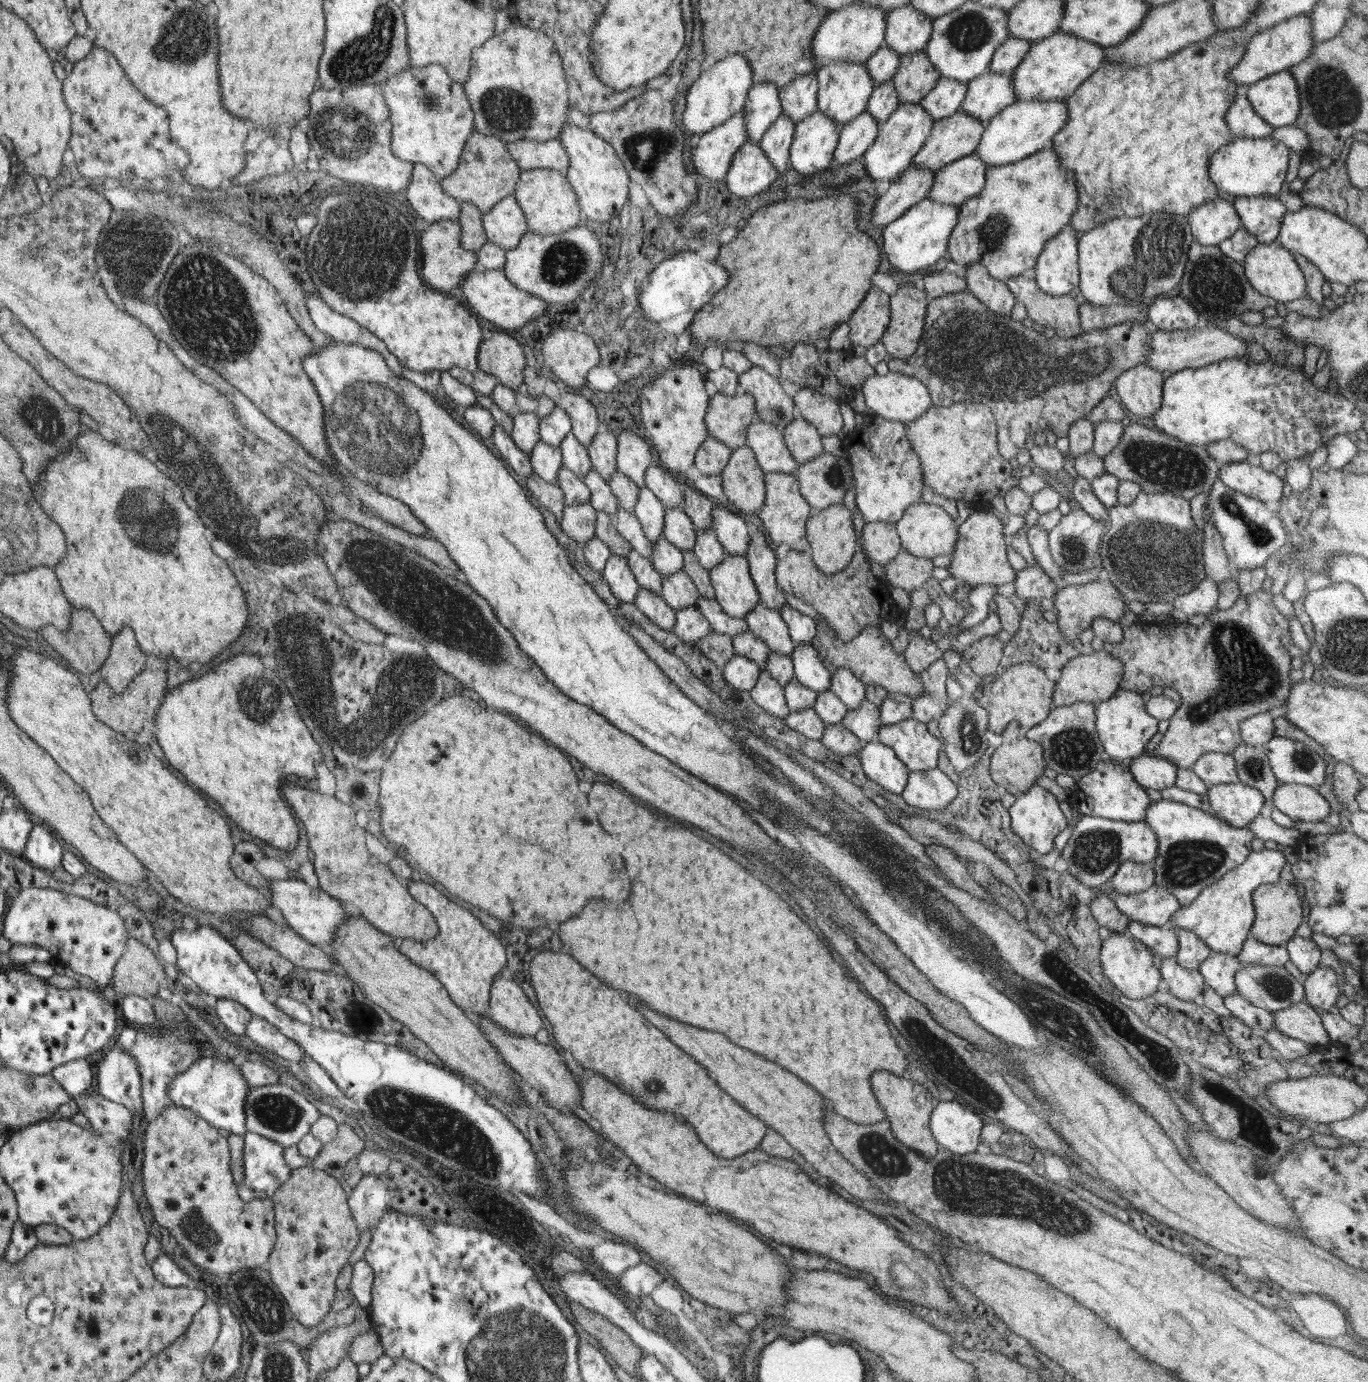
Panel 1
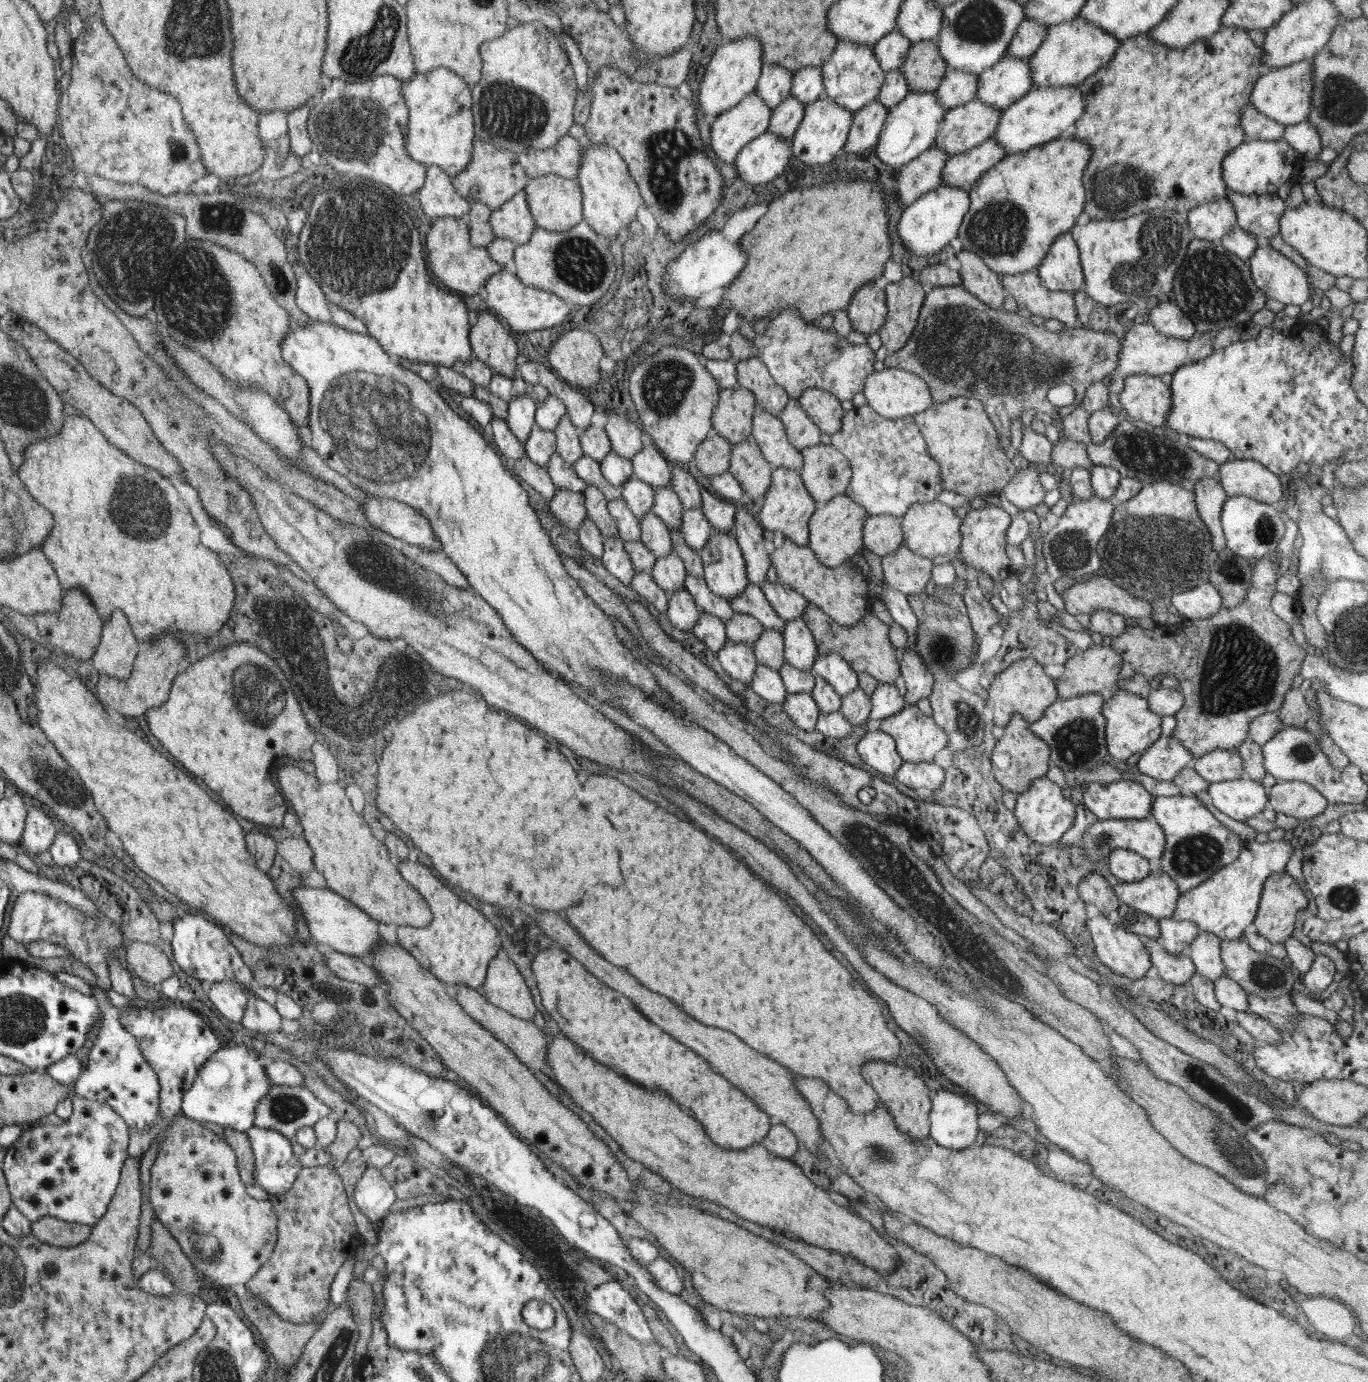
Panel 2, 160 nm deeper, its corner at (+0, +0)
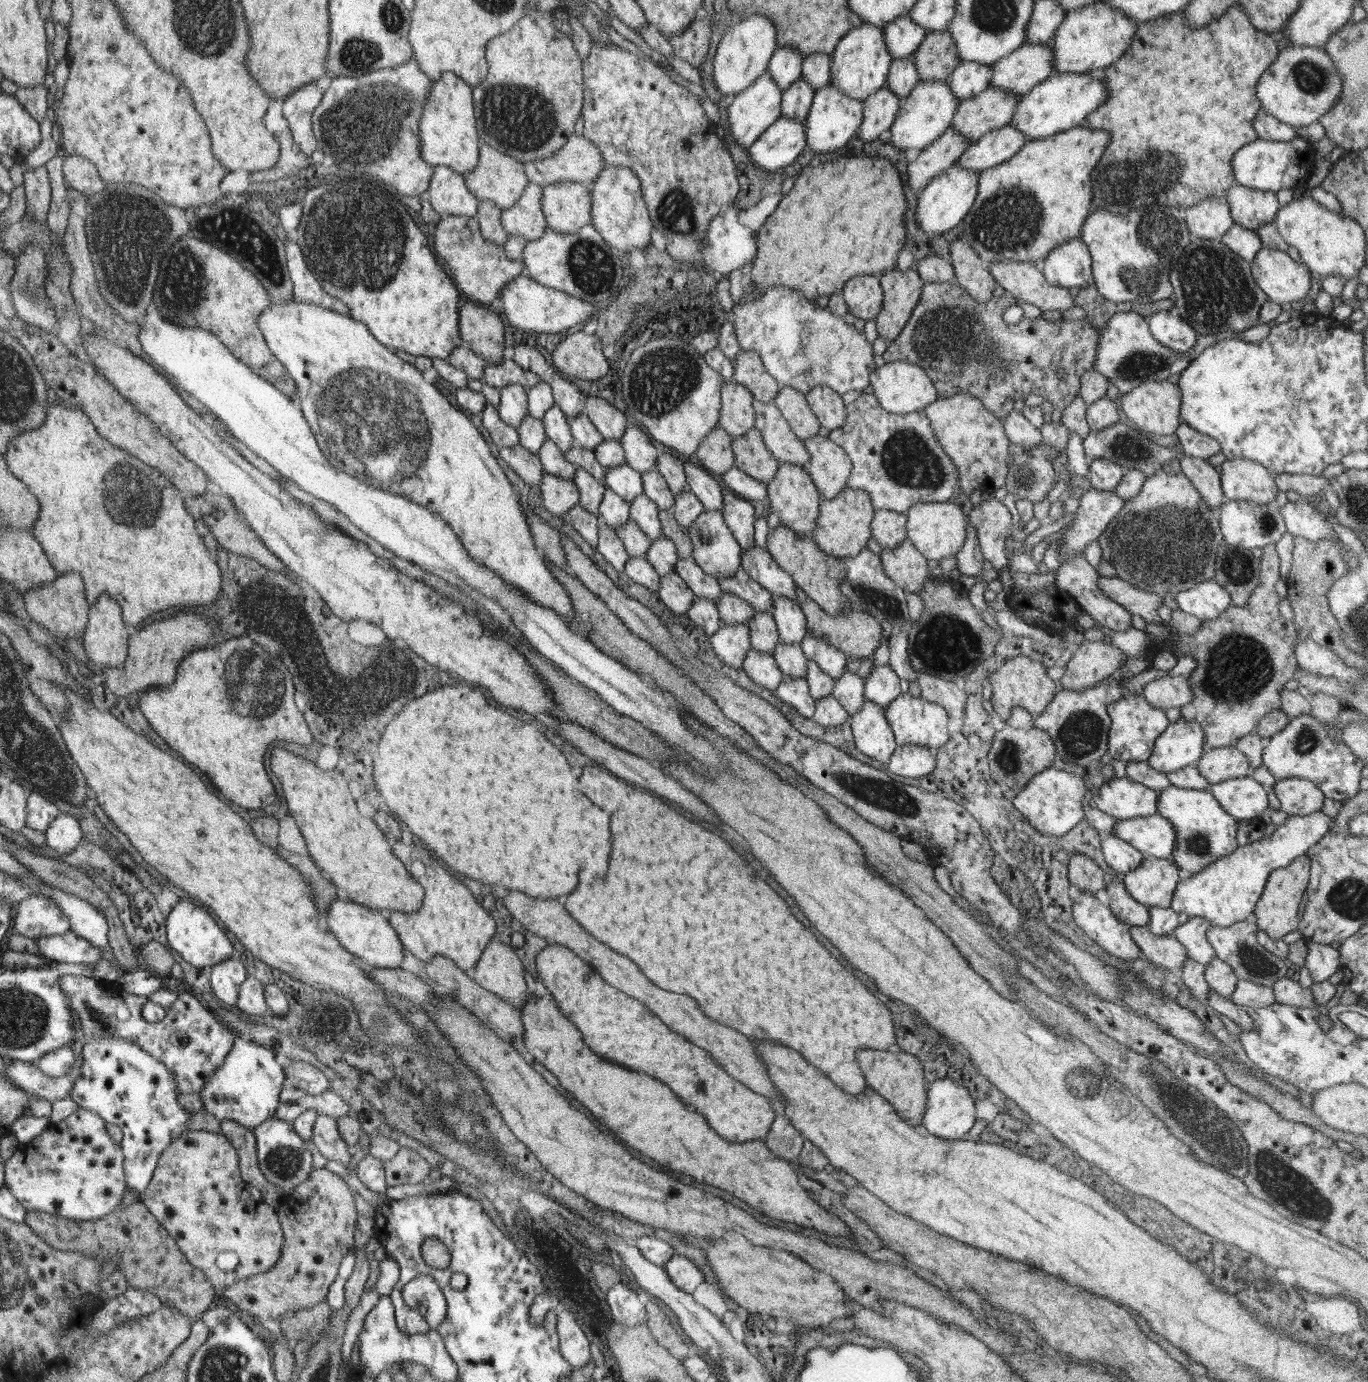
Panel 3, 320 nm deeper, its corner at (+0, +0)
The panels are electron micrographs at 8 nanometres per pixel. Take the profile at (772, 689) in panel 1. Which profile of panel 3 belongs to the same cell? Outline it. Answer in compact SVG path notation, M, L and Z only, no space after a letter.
M751 648L743 661L743 670L757 685L775 692L784 674L776 665L773 654L764 654Z

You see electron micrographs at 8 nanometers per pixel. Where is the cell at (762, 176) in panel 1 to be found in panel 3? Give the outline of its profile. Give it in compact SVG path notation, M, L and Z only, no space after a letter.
M781 116L748 149L760 168L774 172L794 162L806 147L804 123Z

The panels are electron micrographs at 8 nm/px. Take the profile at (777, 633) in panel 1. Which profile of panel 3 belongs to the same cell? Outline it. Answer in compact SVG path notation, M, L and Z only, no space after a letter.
M741 567L734 573L734 576L718 577L717 581L722 591L742 598L744 602L750 603L755 611L773 612L773 596Z

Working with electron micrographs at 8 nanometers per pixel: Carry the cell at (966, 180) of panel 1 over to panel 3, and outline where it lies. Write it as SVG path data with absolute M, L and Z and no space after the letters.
M1010 125L996 128L970 143L956 163L965 169L982 172L1012 158L1027 140L1024 133Z

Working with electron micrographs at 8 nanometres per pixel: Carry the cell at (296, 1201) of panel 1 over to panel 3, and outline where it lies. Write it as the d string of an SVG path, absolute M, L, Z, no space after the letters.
M314 1169L303 1184L299 1184L290 1194L285 1194L283 1206L286 1211L280 1210L282 1213L280 1220L283 1222L285 1245L281 1260L267 1272L235 1282L227 1286L224 1291L224 1295L232 1303L245 1309L250 1315L256 1316L273 1334L277 1332L284 1313L312 1308L327 1300L330 1285L337 1277L342 1259L354 1248L352 1236L354 1236L356 1218L358 1218L354 1198L352 1198L352 1192L348 1190L348 1185L342 1177L328 1169Z

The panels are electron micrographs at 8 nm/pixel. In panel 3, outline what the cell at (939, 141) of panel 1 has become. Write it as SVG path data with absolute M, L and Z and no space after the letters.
M992 88L981 94L959 101L950 128L976 142L983 134L1010 124L1018 107L1019 96Z

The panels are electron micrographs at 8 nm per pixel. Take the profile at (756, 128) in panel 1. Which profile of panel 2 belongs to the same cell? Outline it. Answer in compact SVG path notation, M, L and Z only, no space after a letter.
M763 64L761 76L758 80L756 94L764 100L771 111L786 98L790 97L790 89L792 89L793 73L788 69L776 64Z

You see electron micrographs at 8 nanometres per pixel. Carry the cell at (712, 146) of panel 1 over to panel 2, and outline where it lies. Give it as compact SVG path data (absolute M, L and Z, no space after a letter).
M748 94L740 104L711 120L712 150L726 163L734 162L743 148L770 127L772 111L756 94Z

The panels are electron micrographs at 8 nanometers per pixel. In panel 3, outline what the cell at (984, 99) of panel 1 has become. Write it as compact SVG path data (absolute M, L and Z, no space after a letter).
M1051 42L1024 45L990 66L990 86L1020 98L1054 73Z

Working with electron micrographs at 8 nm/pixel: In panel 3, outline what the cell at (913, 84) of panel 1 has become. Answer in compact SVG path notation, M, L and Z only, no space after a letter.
M949 30L928 32L922 45L913 54L913 59L917 64L916 72L924 82L947 81L962 62Z

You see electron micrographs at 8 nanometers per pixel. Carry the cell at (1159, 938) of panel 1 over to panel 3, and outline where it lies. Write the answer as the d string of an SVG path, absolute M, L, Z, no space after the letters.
M1107 882L1106 894L1109 898L1109 907L1114 914L1128 926L1148 926L1149 907L1132 898L1123 882Z

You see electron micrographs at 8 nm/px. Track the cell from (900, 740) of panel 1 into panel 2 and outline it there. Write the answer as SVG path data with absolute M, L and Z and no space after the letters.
M906 704L898 714L883 718L879 729L892 735L898 754L906 762L932 762L949 743L934 717L924 715L916 705Z

